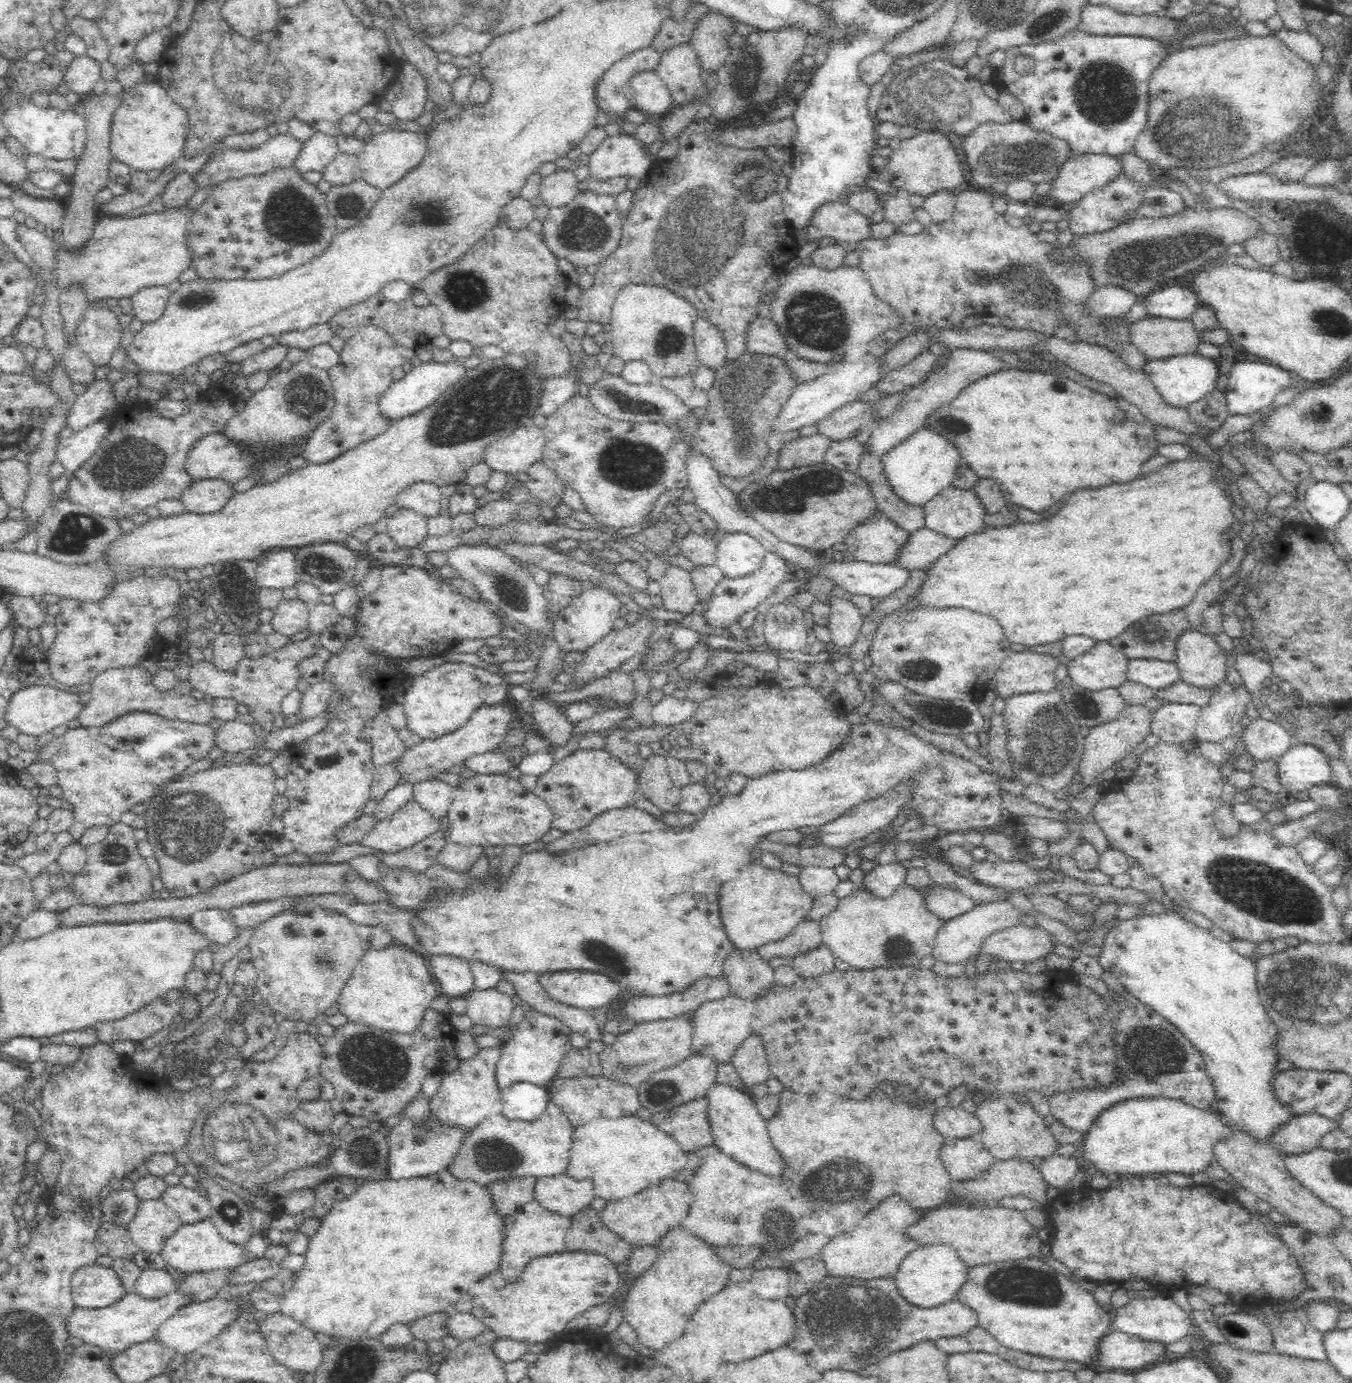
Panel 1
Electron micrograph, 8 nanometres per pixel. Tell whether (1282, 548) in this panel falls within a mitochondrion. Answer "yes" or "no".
no

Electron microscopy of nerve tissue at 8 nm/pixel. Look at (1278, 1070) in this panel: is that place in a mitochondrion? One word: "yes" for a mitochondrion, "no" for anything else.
no

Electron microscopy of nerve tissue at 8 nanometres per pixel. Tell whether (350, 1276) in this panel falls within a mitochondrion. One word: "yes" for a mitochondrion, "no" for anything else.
no

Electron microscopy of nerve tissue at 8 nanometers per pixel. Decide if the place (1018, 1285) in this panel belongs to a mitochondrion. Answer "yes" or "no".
yes

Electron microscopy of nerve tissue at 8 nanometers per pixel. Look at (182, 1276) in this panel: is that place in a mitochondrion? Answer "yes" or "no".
no

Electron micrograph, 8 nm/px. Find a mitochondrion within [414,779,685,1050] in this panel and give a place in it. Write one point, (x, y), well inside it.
(598, 950)

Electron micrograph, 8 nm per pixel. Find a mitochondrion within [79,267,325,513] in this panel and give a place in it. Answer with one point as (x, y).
(129, 464)

